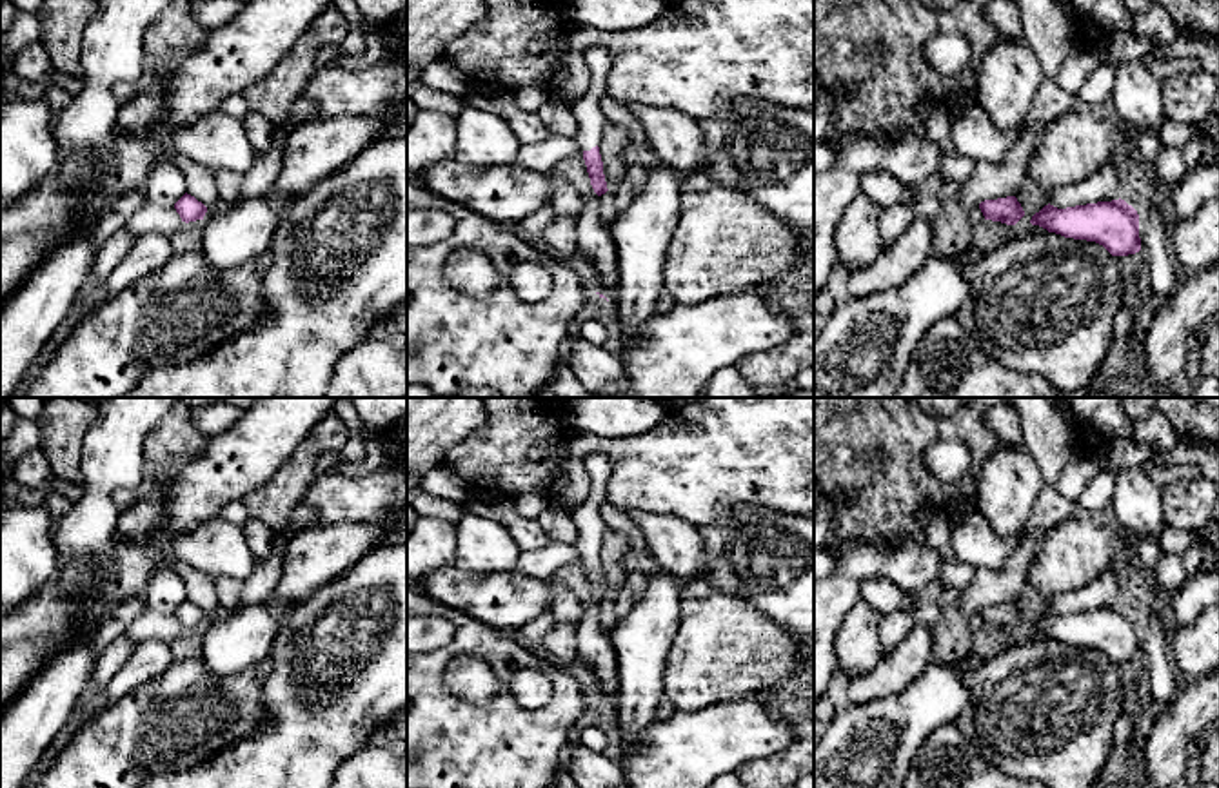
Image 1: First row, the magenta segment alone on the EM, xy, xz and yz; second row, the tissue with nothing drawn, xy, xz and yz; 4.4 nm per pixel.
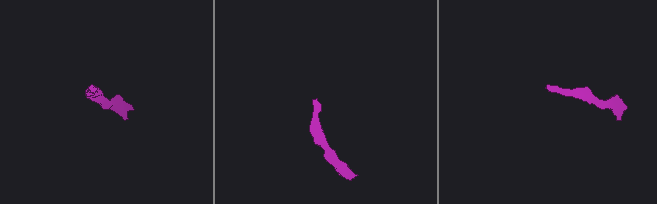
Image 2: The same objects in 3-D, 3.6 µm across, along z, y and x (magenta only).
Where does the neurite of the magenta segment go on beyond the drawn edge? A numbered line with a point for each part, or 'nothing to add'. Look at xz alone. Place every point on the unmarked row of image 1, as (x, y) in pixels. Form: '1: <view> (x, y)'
1: xz (589, 523)

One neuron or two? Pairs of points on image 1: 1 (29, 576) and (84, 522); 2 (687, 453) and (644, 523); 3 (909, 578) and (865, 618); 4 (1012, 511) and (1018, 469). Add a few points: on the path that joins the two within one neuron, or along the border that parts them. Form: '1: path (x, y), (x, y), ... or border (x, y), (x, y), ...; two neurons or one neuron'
1: border (53, 527), (59, 574); two neurons
2: border (627, 511), (673, 514), (691, 523); two neurons
3: border (860, 598), (845, 616), (836, 636); two neurons
4: path (1012, 500), (1012, 480); one neuron

